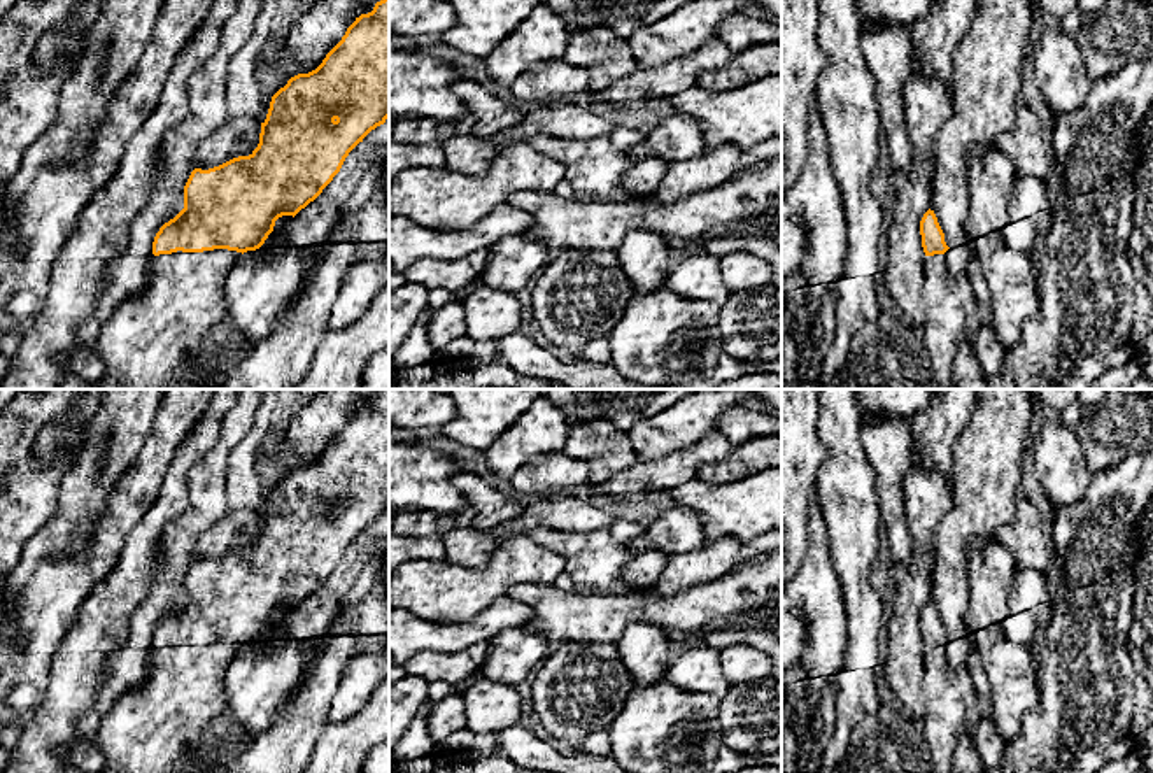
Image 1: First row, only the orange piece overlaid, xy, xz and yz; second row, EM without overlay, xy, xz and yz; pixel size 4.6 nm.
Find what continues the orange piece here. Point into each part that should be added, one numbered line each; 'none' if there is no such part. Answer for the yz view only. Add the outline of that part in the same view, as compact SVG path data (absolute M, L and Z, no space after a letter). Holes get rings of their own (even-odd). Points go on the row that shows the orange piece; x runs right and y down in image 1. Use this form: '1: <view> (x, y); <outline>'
1: yz (948, 302); M944 254L925 256L923 261L923 310L922 338L929 354L934 389L953 386L951 368L955 352L967 337L967 319L978 308L967 277L951 277Z

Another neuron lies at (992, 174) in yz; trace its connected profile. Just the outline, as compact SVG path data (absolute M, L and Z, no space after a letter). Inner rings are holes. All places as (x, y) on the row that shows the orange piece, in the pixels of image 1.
M999 149L967 151L969 181L969 216L966 233L971 240L1001 231L1009 223L1008 205L1013 195L1016 170L1013 161Z

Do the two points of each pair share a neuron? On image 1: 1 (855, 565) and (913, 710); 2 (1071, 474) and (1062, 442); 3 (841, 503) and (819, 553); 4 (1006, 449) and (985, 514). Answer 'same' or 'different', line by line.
1: different
2: same
3: different
4: same

